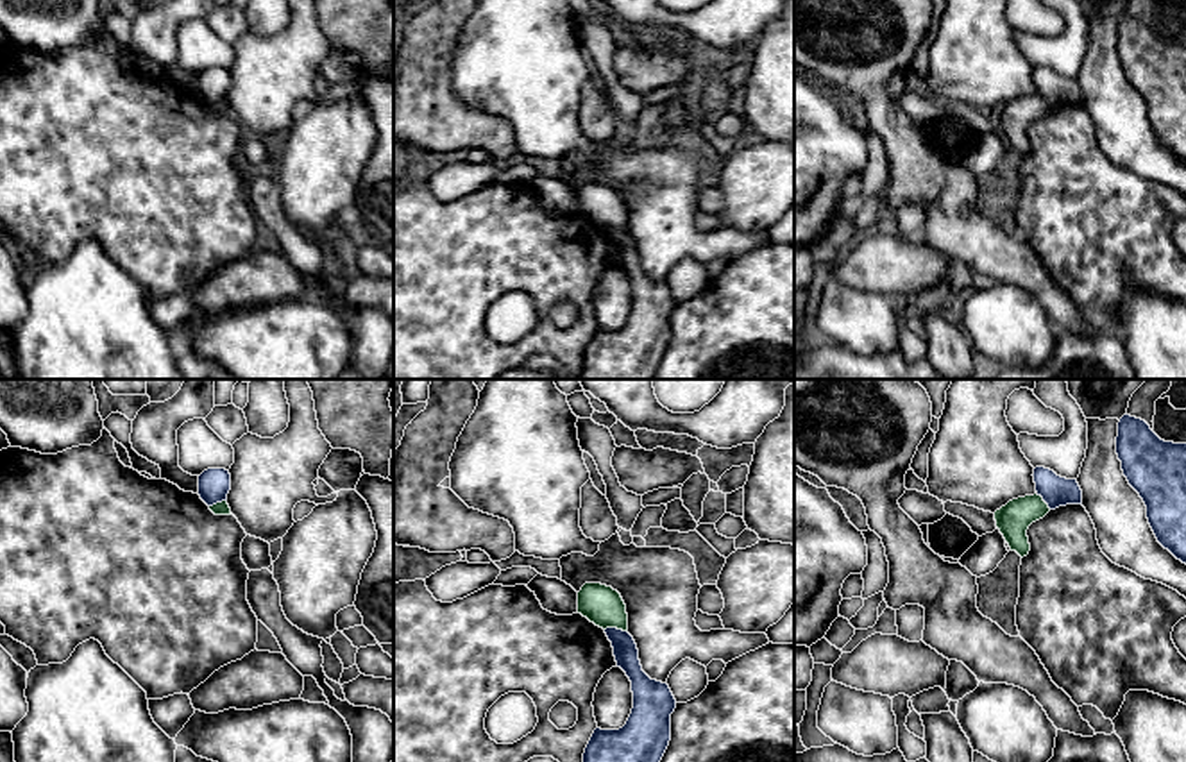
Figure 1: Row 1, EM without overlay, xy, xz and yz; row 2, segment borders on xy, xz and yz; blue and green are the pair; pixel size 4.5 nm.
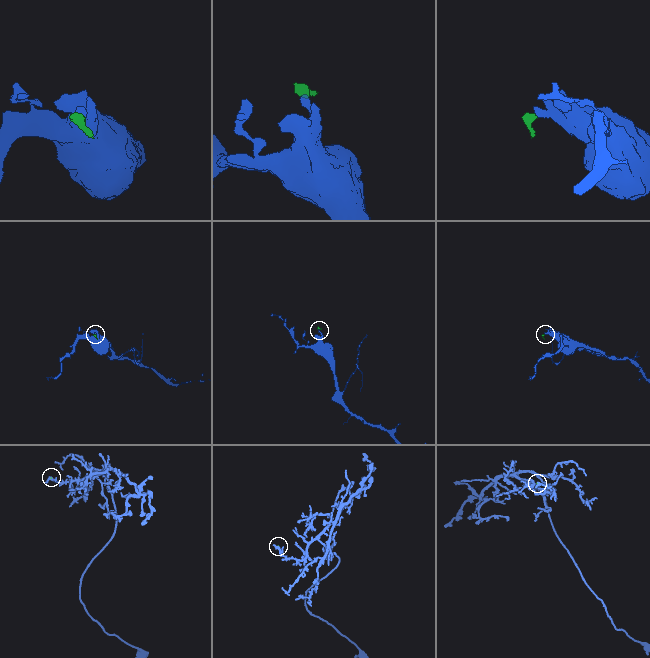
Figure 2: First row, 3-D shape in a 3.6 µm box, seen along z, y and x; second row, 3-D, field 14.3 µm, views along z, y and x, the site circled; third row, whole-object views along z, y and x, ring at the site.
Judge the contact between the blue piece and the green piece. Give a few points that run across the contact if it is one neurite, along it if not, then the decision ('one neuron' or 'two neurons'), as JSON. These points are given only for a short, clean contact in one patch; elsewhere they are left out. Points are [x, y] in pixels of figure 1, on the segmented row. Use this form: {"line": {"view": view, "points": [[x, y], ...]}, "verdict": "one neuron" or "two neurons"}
{"line": {"view": "xz", "points": [[605, 628], [626, 632]]}, "verdict": "two neurons"}

